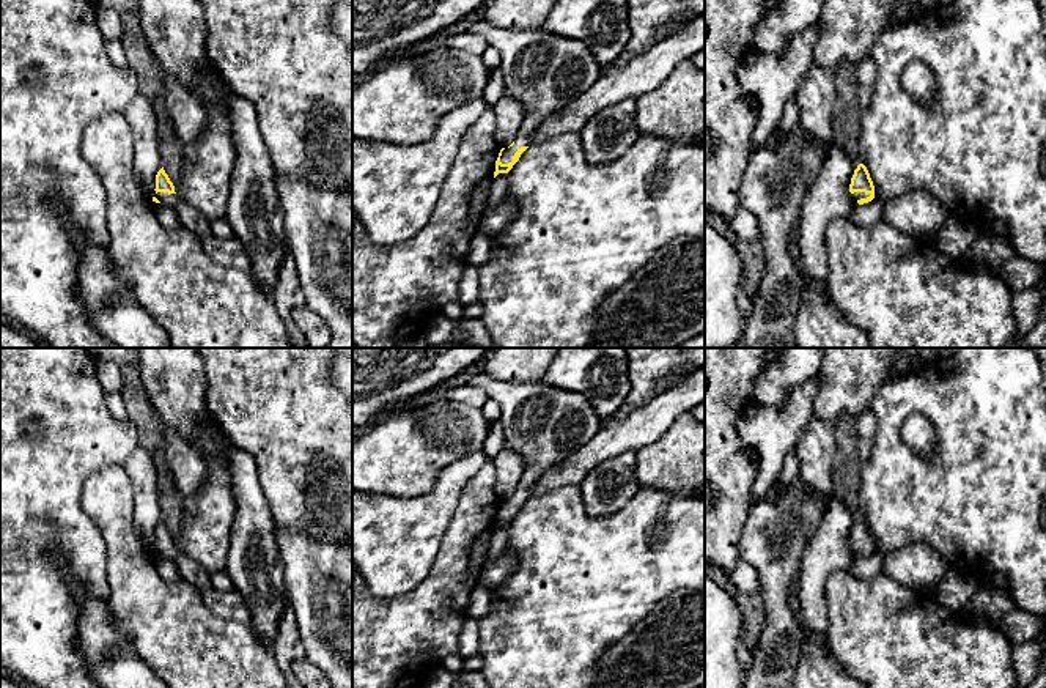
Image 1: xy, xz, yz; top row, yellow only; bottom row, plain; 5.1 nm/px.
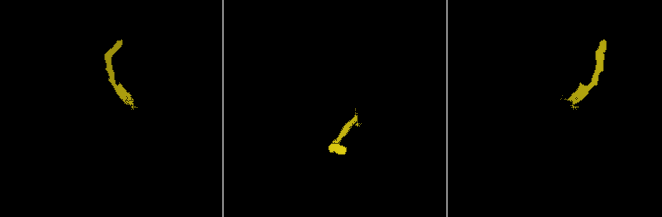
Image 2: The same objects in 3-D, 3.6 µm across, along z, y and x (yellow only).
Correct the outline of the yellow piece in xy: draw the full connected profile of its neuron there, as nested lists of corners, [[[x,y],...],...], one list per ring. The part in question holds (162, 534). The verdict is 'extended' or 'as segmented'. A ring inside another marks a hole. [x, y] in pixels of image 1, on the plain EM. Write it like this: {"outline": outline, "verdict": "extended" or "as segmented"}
{"outline": [[[164,520],[156,527],[154,543],[156,546],[153,554],[171,559],[176,564],[182,581],[189,583],[200,592],[211,589],[211,575],[203,567],[200,567],[197,560],[182,554],[176,548],[175,538],[165,526]]], "verdict": "extended"}

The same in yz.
{"outline": [[[859,516],[854,523],[849,537],[851,553],[854,556],[864,557],[875,551],[875,538],[870,531],[870,526],[864,516]]], "verdict": "extended"}

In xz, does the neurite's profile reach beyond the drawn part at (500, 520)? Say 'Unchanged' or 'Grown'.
Grown

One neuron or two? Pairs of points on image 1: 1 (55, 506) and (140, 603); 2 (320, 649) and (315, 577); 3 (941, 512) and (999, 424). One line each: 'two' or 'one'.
1: two
2: one
3: one

